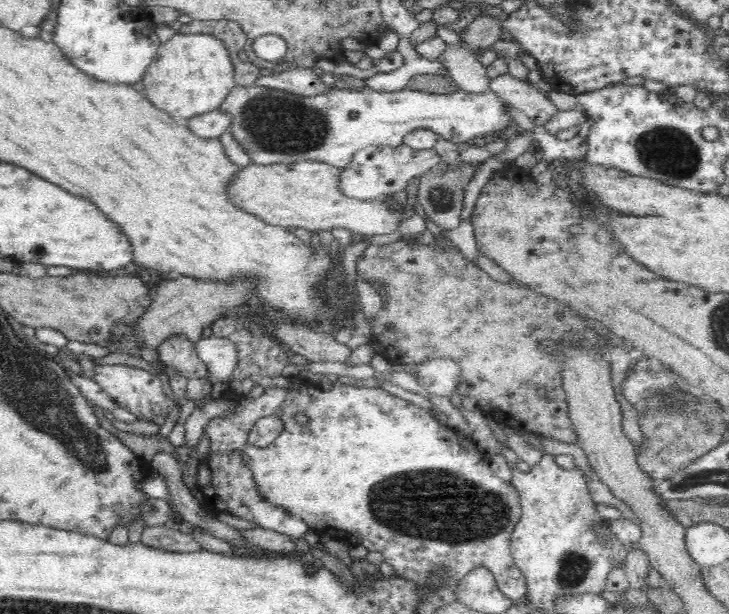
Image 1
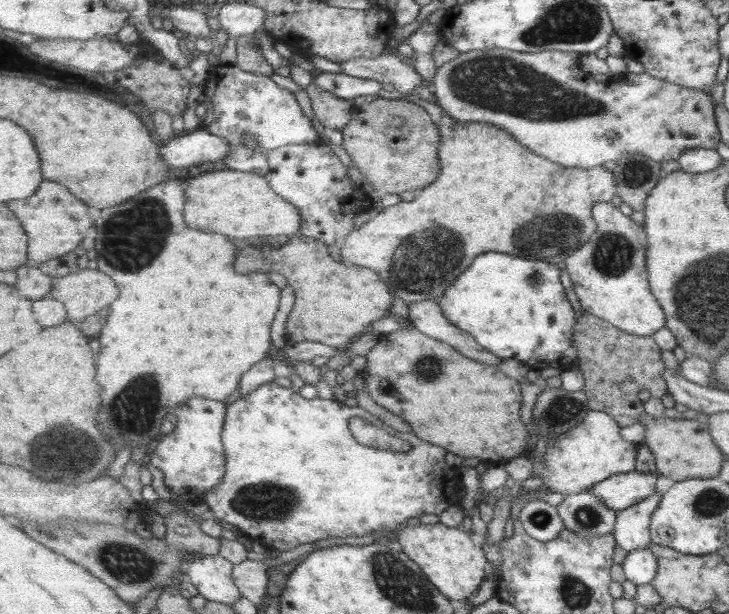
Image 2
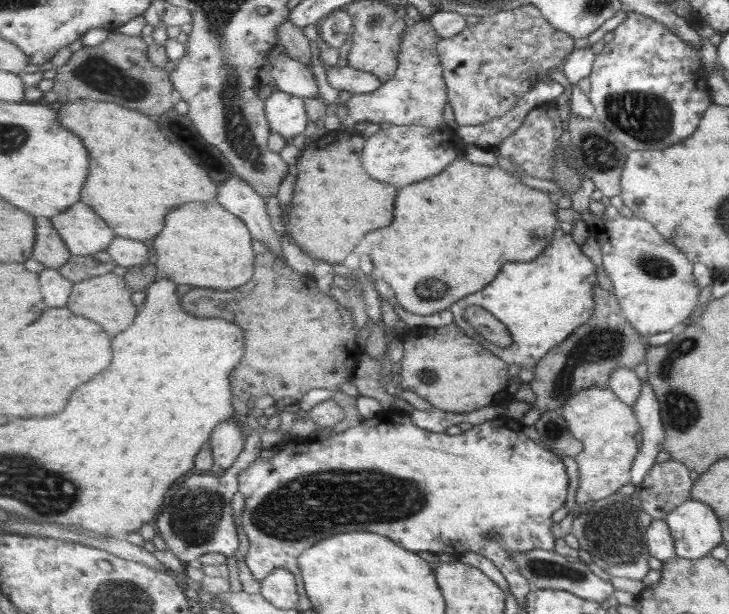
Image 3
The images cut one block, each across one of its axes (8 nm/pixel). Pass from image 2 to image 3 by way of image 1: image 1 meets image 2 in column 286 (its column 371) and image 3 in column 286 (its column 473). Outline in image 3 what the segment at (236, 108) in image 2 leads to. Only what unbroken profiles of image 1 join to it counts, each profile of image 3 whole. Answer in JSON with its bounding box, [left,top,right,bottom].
[265,90,308,140]

